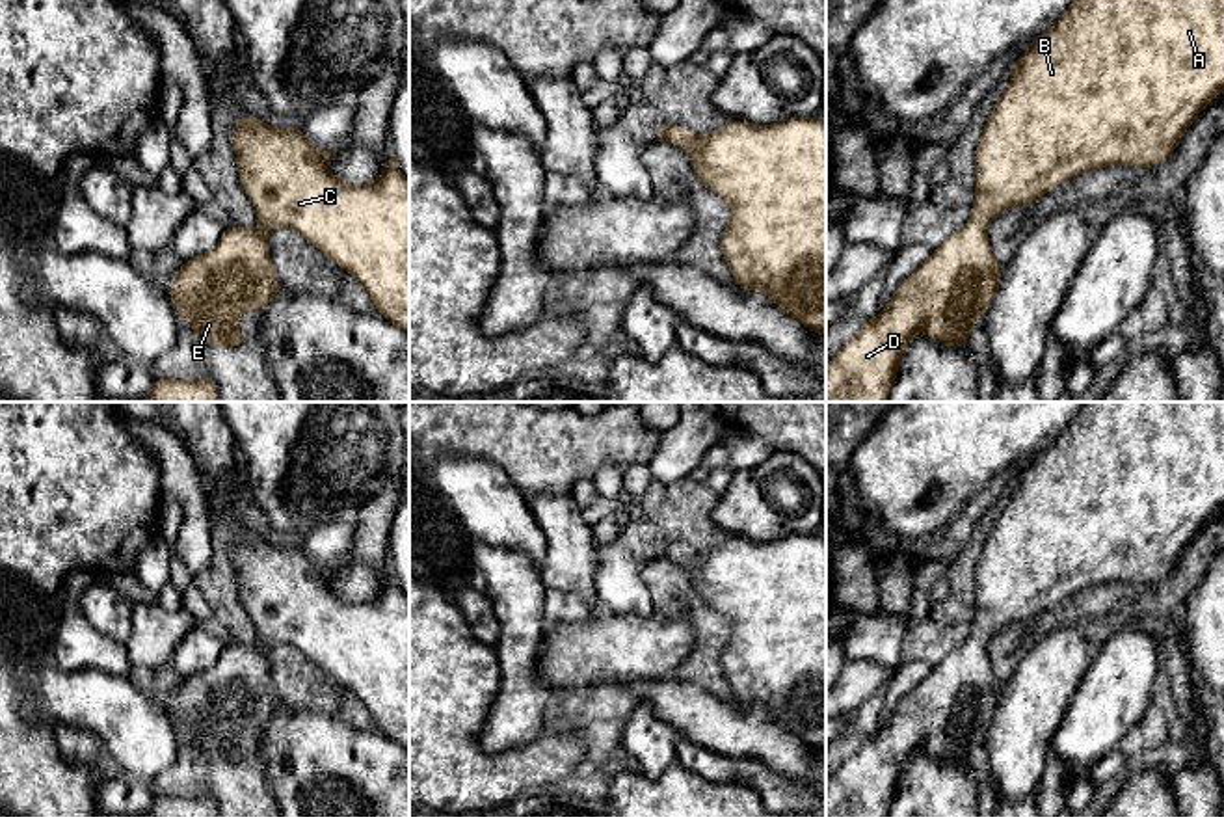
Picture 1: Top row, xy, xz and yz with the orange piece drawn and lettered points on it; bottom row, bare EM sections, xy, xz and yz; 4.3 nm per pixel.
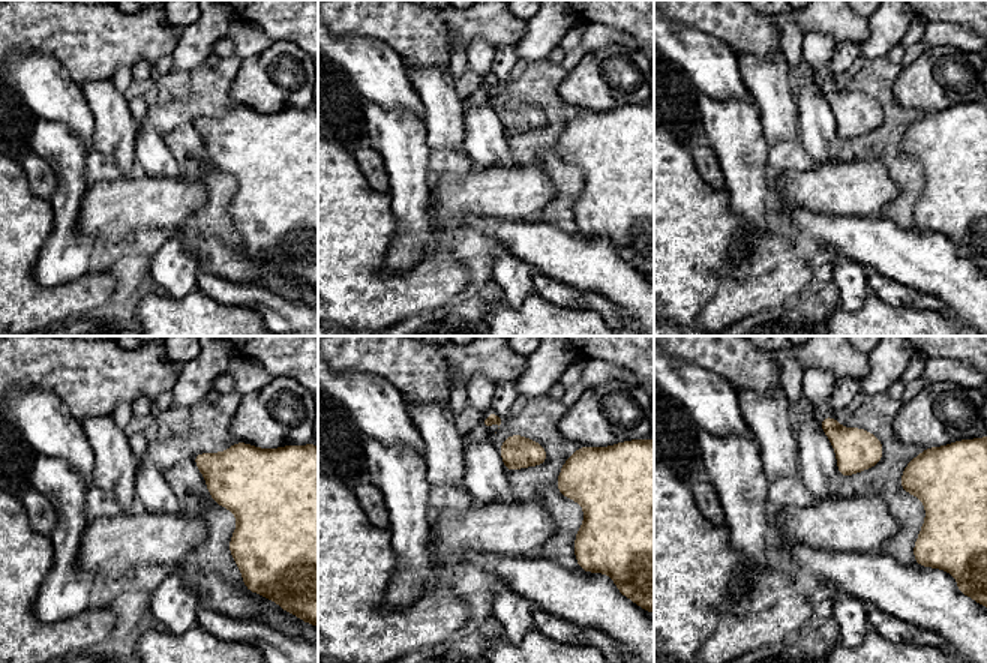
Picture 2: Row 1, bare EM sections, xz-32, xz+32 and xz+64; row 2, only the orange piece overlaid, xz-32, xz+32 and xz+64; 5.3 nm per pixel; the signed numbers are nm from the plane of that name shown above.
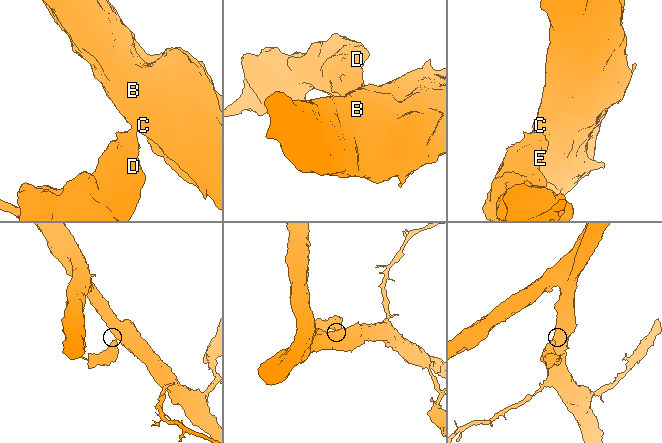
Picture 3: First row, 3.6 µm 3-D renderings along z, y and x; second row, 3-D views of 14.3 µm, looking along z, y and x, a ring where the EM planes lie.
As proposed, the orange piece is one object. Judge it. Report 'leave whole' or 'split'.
leave whole

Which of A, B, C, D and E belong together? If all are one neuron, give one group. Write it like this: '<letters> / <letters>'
A B C D E

